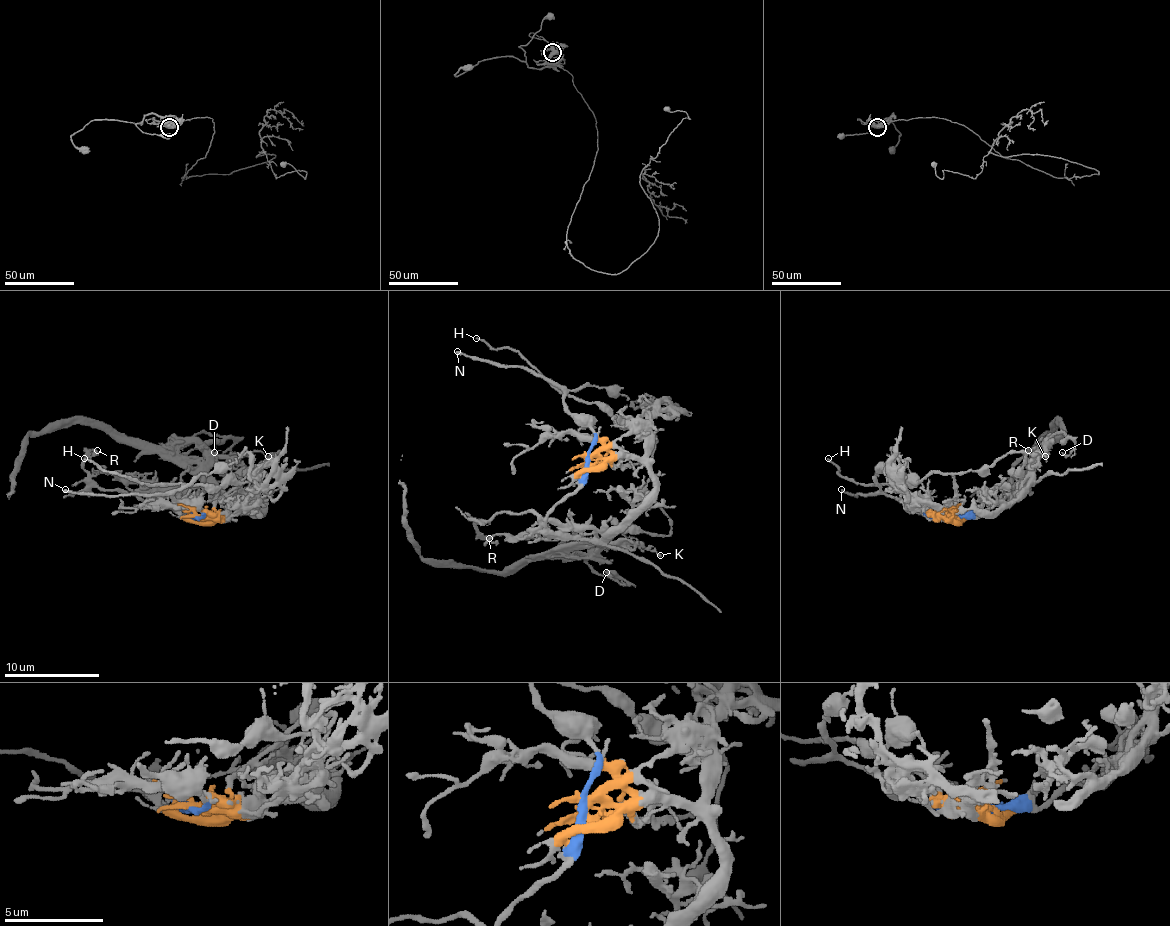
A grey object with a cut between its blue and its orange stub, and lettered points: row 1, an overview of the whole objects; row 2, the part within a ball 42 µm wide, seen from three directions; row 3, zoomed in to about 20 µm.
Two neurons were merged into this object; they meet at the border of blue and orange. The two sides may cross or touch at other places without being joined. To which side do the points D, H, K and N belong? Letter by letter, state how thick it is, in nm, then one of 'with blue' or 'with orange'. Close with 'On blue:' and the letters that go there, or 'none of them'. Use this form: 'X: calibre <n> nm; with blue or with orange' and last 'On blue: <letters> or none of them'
D: calibre 170 nm; with orange
H: calibre 150 nm; with blue
K: calibre 180 nm; with orange
N: calibre 220 nm; with blue
On blue: H, N

